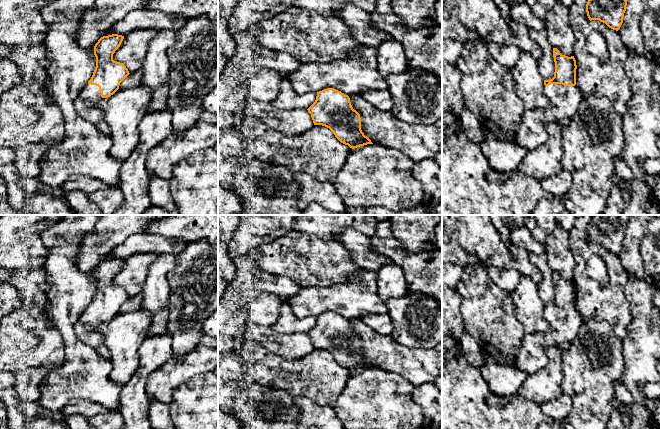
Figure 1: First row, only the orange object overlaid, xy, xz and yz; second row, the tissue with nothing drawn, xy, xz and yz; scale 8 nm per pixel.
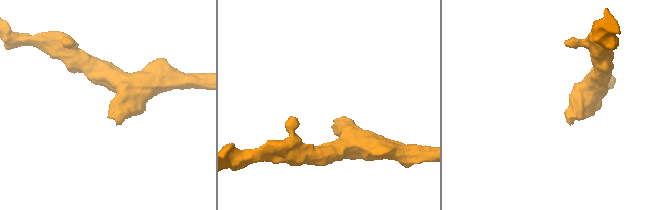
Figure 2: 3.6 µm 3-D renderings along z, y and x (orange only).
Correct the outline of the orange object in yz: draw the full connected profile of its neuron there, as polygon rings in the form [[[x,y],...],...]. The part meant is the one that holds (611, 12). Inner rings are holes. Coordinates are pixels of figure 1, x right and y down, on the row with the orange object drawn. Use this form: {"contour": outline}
{"contour": [[[588,0],[586,12],[589,20],[599,20],[618,31],[623,23],[628,0]]]}

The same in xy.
{"contour": [[[118,34],[103,36],[94,46],[95,70],[75,101],[76,112],[93,124],[104,120],[104,115],[96,107],[96,103],[113,95],[119,89],[120,83],[130,74],[123,63],[113,60],[113,54],[123,39],[124,36]]]}

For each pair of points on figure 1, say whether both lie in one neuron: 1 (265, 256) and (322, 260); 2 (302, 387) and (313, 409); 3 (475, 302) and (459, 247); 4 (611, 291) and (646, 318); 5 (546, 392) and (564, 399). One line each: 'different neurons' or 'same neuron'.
1: same neuron
2: different neurons
3: different neurons
4: different neurons
5: different neurons

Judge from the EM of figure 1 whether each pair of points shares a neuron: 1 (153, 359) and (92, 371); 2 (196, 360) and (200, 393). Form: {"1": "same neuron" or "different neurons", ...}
{"1": "different neurons", "2": "different neurons"}

